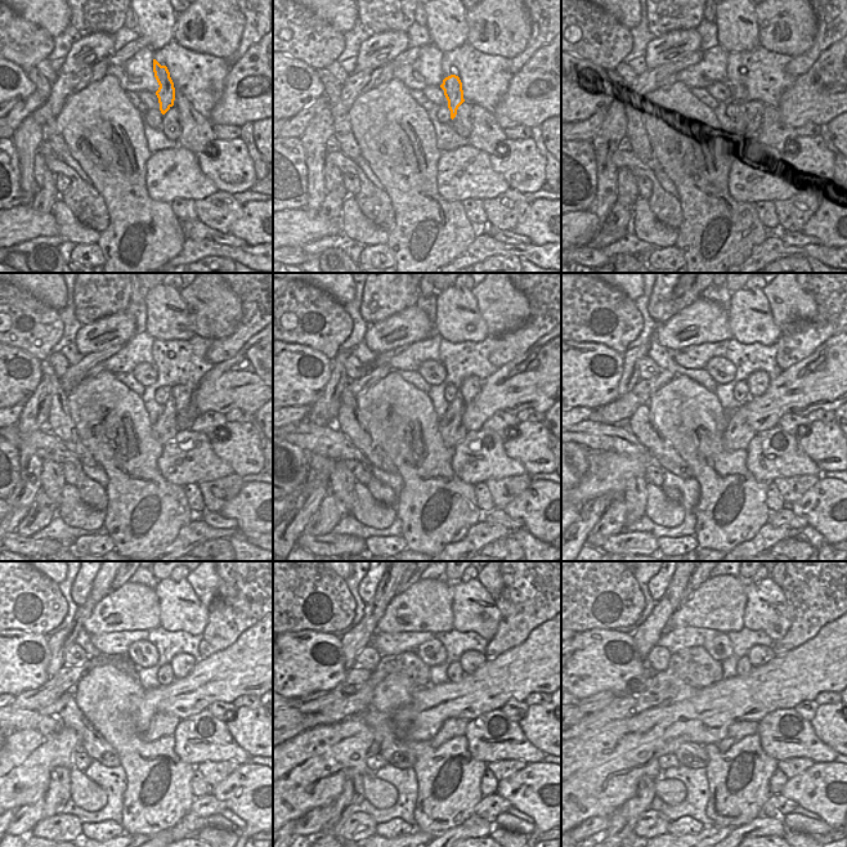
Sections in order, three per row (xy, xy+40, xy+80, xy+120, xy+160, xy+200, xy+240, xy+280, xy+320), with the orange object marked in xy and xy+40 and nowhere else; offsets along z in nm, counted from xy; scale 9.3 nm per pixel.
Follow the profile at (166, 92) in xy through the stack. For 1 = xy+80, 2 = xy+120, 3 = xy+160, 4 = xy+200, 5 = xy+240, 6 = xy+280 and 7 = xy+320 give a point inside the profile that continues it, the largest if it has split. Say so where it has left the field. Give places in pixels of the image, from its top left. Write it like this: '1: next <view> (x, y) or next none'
1: next xy+80 (742, 142)
2: next xy+120 (165, 430)
3: next xy+160 (451, 428)
4: next xy+200 (738, 434)
5: next xy+240 (161, 725)
6: next xy+280 (452, 727)
7: next xy+320 (742, 729)

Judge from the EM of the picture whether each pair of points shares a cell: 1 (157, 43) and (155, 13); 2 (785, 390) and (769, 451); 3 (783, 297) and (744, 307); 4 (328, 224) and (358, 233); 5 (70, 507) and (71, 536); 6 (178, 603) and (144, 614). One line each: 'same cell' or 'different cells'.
1: same cell
2: different cells
3: different cells
4: different cells
5: different cells
6: different cells

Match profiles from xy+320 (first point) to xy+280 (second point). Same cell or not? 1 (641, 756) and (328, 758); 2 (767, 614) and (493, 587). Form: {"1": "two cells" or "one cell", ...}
{"1": "one cell", "2": "two cells"}

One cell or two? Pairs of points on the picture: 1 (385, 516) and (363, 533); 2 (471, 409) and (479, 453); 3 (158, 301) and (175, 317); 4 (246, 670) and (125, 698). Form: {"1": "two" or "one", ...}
{"1": "two", "2": "two", "3": "one", "4": "two"}

